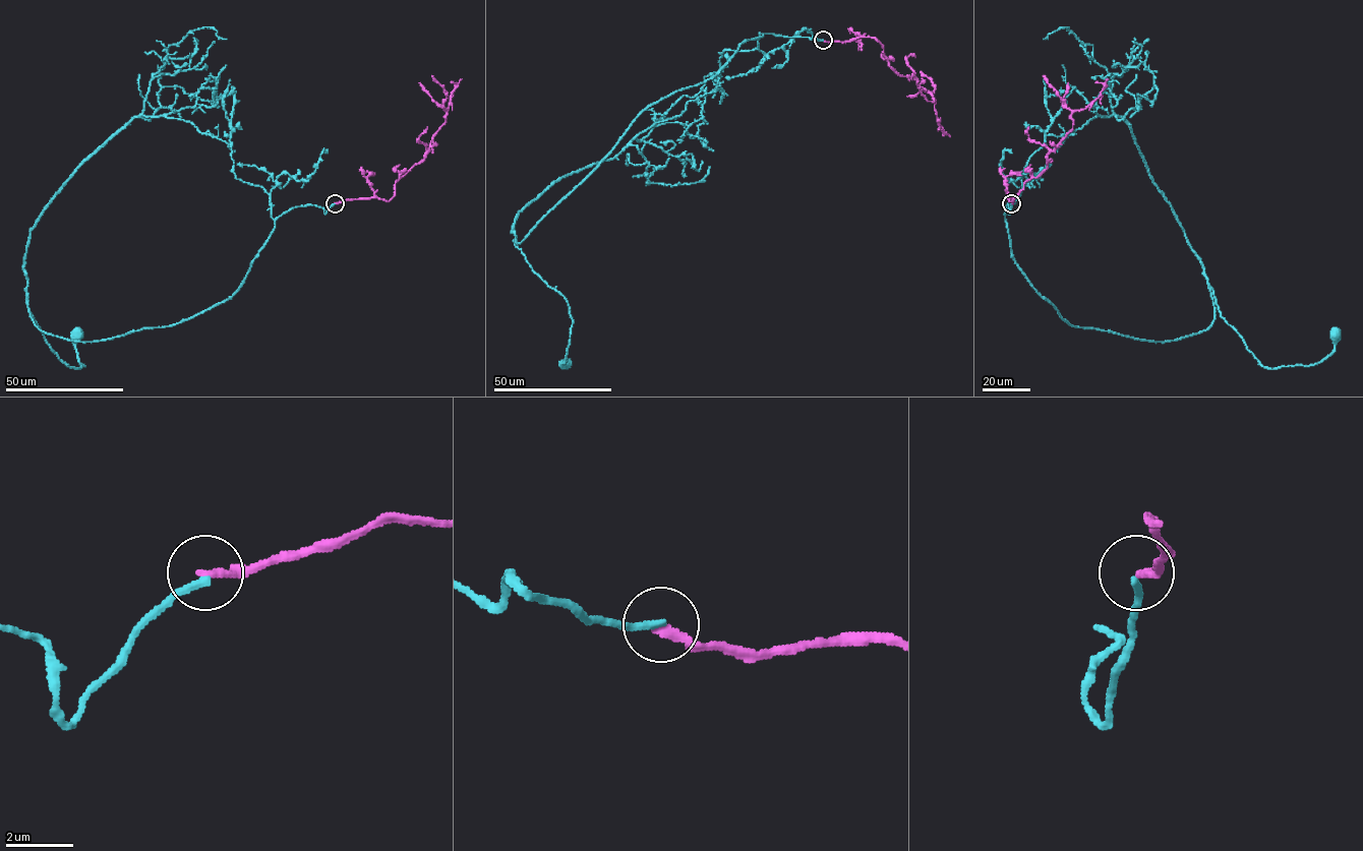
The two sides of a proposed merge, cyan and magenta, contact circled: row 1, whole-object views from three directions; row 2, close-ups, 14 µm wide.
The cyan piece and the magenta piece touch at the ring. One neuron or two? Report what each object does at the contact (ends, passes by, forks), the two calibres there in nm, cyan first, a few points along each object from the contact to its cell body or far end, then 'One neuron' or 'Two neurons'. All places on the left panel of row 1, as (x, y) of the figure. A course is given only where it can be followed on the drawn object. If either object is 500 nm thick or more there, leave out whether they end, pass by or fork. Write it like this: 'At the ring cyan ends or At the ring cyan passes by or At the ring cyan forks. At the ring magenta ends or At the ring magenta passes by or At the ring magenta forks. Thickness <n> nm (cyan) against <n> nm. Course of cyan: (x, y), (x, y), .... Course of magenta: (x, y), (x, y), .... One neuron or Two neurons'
At the ring cyan ends. At the ring magenta ends. Thickness 220 nm (cyan) against 280 nm. Course of cyan: (335, 203), (284, 213), (240, 287), (171, 325), (64, 340), (25, 289), (78, 368), (75, 333). Course of magenta: (335, 202), (370, 197), (390, 200), (395, 183), (424, 159), (445, 122), (456, 87), (451, 83). Two neurons

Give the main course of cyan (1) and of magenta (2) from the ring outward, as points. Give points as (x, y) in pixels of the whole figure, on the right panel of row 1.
1: (1012, 203), (1011, 256), (1070, 325), (1180, 340), (1211, 324), (1210, 289), (1268, 368), (1317, 364), (1336, 333)
2: (1012, 202), (1008, 197), (1048, 167), (1048, 155), (1071, 129), (1071, 114), (1100, 96), (1103, 83), (1095, 83)

